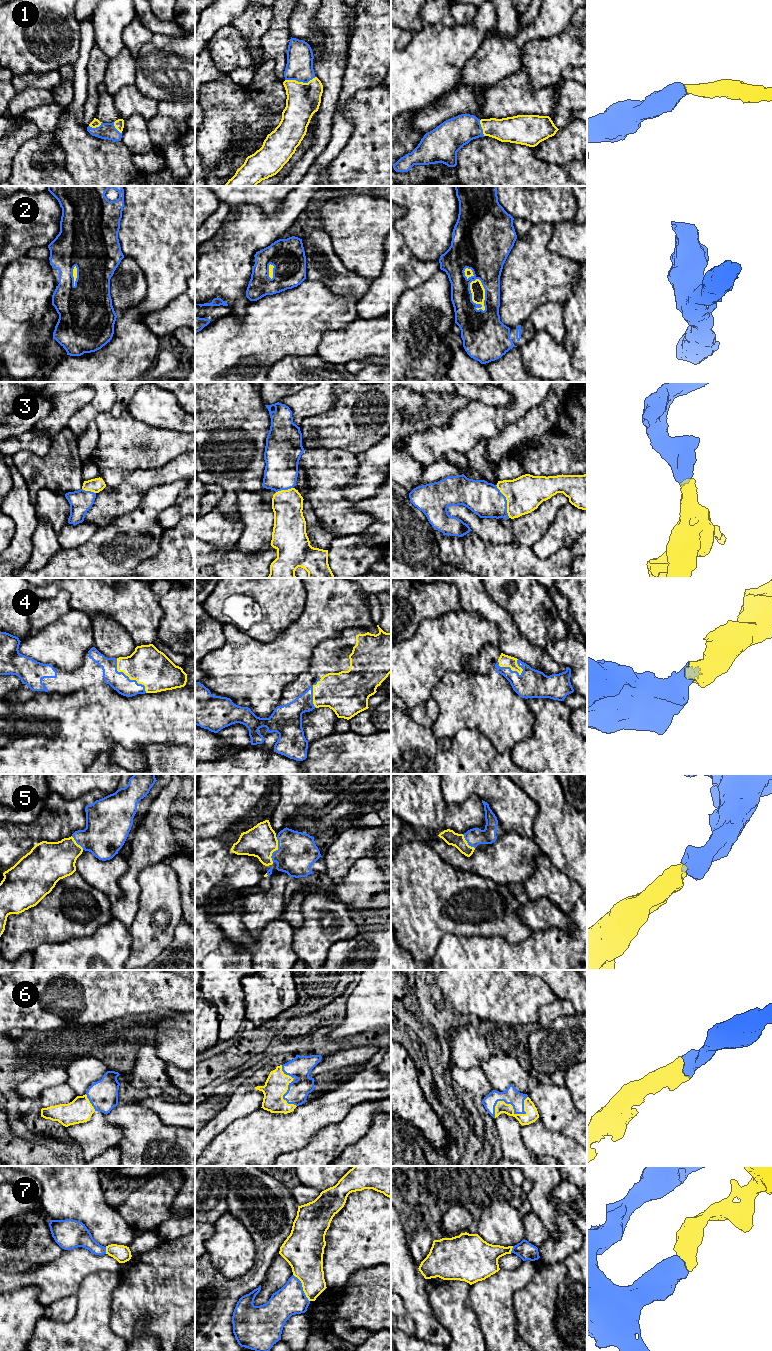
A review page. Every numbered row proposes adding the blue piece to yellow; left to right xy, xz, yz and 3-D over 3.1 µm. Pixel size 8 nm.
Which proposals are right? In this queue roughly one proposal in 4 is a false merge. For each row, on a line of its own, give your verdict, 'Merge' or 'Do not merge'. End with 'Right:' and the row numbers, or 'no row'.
1: Merge
2: Merge
3: Merge
4: Merge
5: Merge
6: Merge
7: Do not merge
Right: 1, 2, 3, 4, 5, 6

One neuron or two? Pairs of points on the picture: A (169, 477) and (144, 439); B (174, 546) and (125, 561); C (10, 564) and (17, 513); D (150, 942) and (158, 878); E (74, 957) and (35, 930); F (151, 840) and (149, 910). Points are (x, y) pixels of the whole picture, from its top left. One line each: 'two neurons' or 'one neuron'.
A: two neurons
B: two neurons
C: one neuron
D: one neuron
E: two neurons
F: two neurons

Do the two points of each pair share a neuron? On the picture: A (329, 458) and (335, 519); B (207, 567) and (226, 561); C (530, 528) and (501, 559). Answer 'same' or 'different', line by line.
A: same
B: same
C: different

